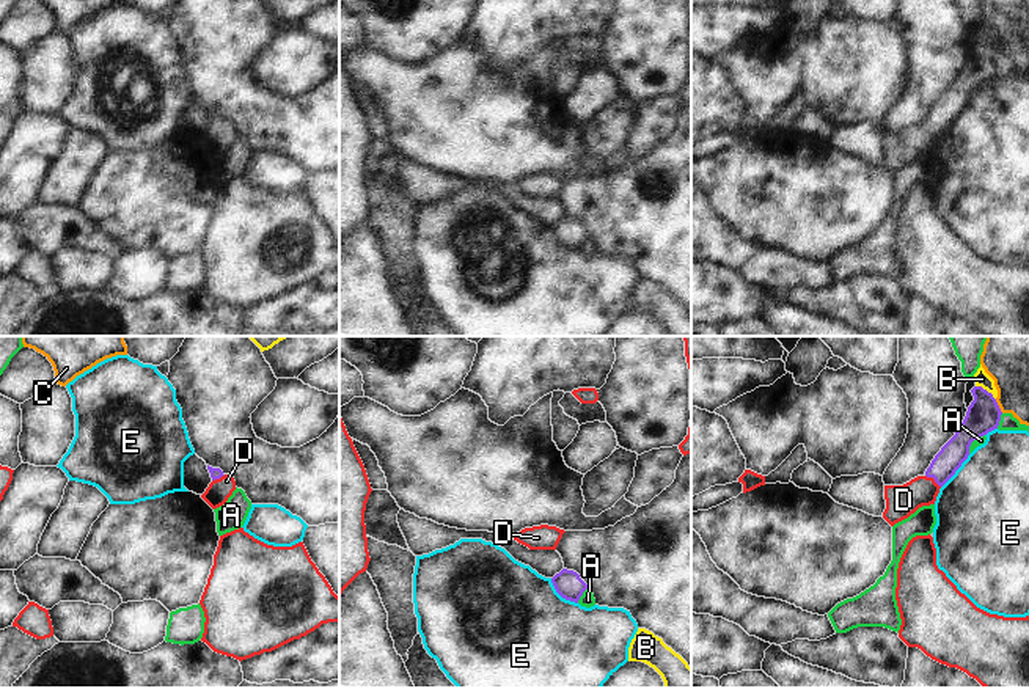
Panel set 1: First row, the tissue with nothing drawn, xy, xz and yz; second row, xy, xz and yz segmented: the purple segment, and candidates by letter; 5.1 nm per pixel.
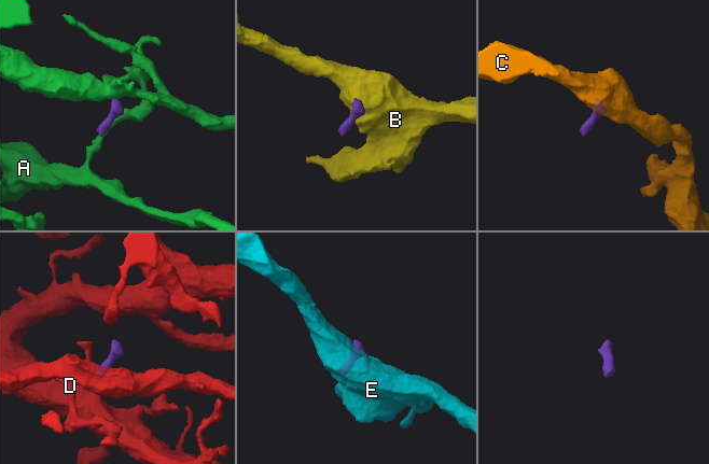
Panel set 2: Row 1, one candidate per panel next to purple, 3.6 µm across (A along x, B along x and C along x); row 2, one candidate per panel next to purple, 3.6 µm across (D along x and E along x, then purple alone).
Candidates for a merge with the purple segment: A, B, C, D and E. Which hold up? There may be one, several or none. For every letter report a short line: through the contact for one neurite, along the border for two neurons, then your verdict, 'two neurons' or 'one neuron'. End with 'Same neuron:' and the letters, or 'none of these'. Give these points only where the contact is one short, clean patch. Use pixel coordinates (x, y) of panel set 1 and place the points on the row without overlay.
A: line yz (1003, 62), (996, 76); two neurons
B: line yz (976, 33), (981, 33), (995, 47); two neurons
C: line yz (995, 47), (1003, 60); two neurons
D: line yz (955, 99), (933, 126), (919, 140), (904, 148); one neuron
E: line xz (550, 226), (563, 245), (577, 252); two neurons
Same neuron: D

